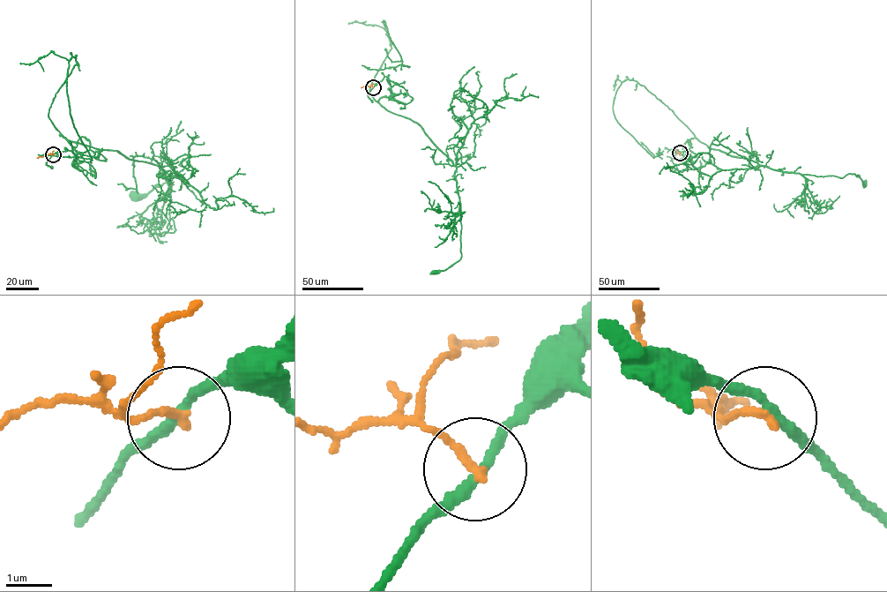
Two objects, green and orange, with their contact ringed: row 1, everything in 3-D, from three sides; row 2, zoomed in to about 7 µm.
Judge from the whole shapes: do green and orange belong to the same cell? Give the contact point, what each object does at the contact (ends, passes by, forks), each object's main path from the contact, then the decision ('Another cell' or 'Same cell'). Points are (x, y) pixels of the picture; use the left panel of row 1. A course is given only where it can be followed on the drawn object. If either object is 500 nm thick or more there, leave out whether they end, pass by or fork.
Place: (53, 154). At the ring green passes by. At the ring orange ends. Course of green: (53, 154), (77, 153), (62, 134), (156, 164), (170, 188), (171, 183), (135, 195). Course of orange: (53, 154), (36, 158). Another cell

